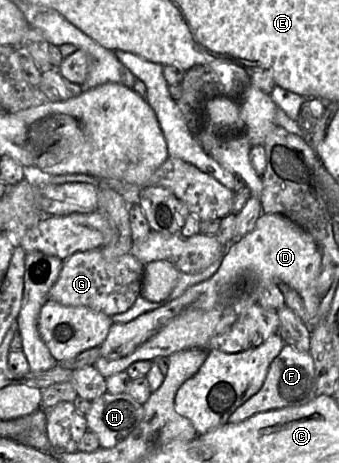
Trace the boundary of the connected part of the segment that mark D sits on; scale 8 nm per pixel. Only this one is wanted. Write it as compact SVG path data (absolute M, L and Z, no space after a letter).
M262 213L255 228L227 248L221 266L212 277L191 286L168 304L141 314L127 323L113 322L105 341L99 346L100 355L93 366L108 378L118 372L126 371L138 360L152 361L159 356L169 357L184 349L204 349L213 336L228 330L245 310L257 304L264 290L273 284L285 283L295 289L302 298L308 315L314 318L321 303L316 290L321 268L322 252L310 233L281 214Z

